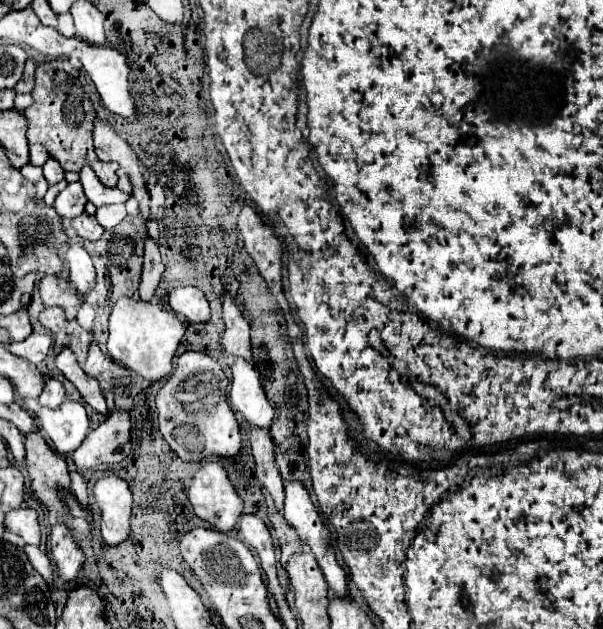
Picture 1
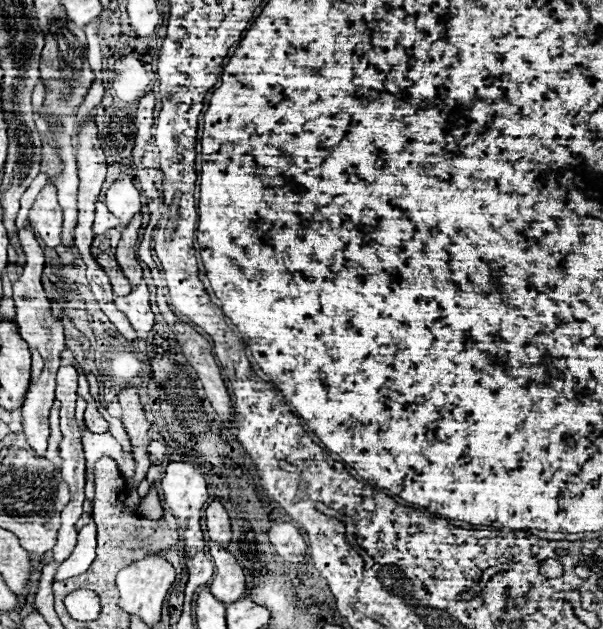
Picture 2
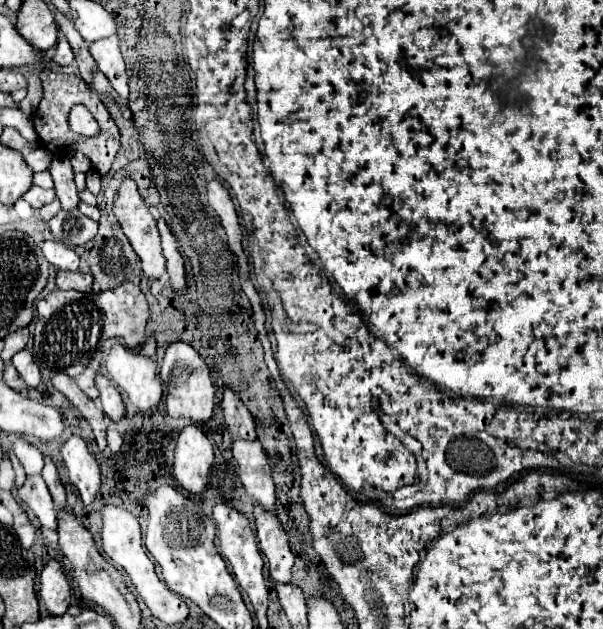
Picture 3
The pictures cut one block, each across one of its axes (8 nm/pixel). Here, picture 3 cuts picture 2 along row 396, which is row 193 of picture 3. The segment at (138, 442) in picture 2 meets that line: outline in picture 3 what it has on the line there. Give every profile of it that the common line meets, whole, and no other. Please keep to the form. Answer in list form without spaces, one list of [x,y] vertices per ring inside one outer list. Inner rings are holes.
[[[124,178],[122,180],[122,186],[120,186],[120,192],[116,196],[116,202],[114,202],[114,216],[118,218],[124,234],[128,236],[134,252],[140,256],[142,260],[142,270],[146,272],[146,276],[152,276],[152,278],[160,278],[166,270],[164,270],[164,256],[162,256],[162,248],[160,248],[160,234],[158,234],[158,226],[156,226],[156,220],[154,216],[150,214],[146,202],[142,200],[142,196],[138,194],[136,190],[136,182],[132,178]]]

